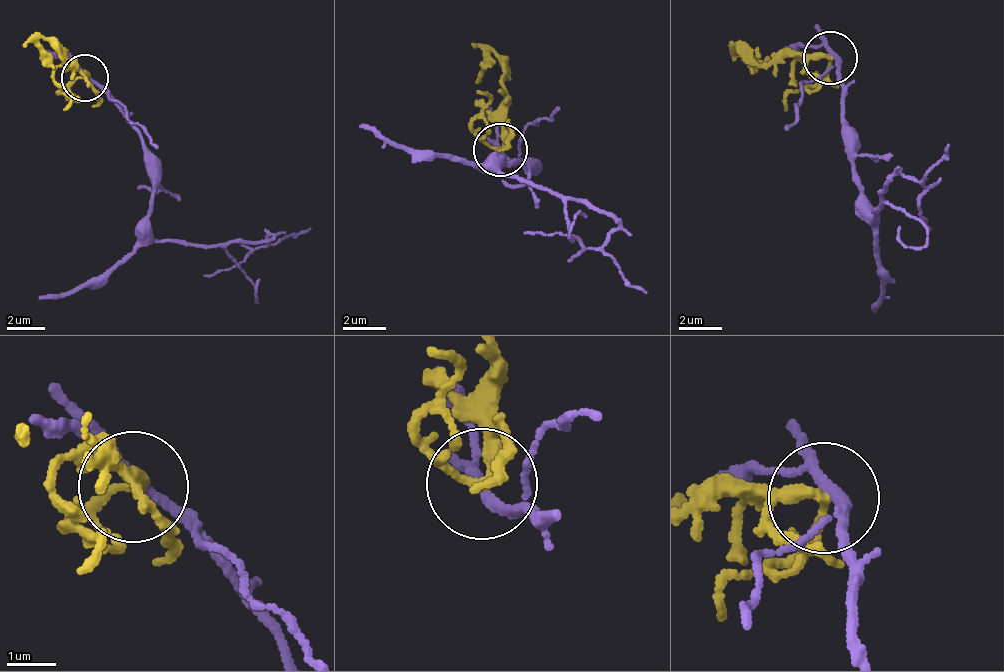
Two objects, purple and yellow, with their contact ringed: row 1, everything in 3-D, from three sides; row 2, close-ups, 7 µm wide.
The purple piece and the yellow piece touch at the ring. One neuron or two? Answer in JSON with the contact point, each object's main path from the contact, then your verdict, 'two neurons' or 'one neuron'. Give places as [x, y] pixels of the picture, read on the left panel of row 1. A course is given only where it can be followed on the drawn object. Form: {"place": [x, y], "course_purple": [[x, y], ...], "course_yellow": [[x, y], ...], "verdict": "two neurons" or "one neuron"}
{"place": [84, 77], "course_purple": [[83, 76], [141, 138], [153, 199], [147, 229], [155, 240], [219, 247], [241, 266], [255, 250], [311, 227]], "course_yellow": [[83, 76], [65, 61], [35, 44], [23, 47]], "verdict": "two neurons"}

